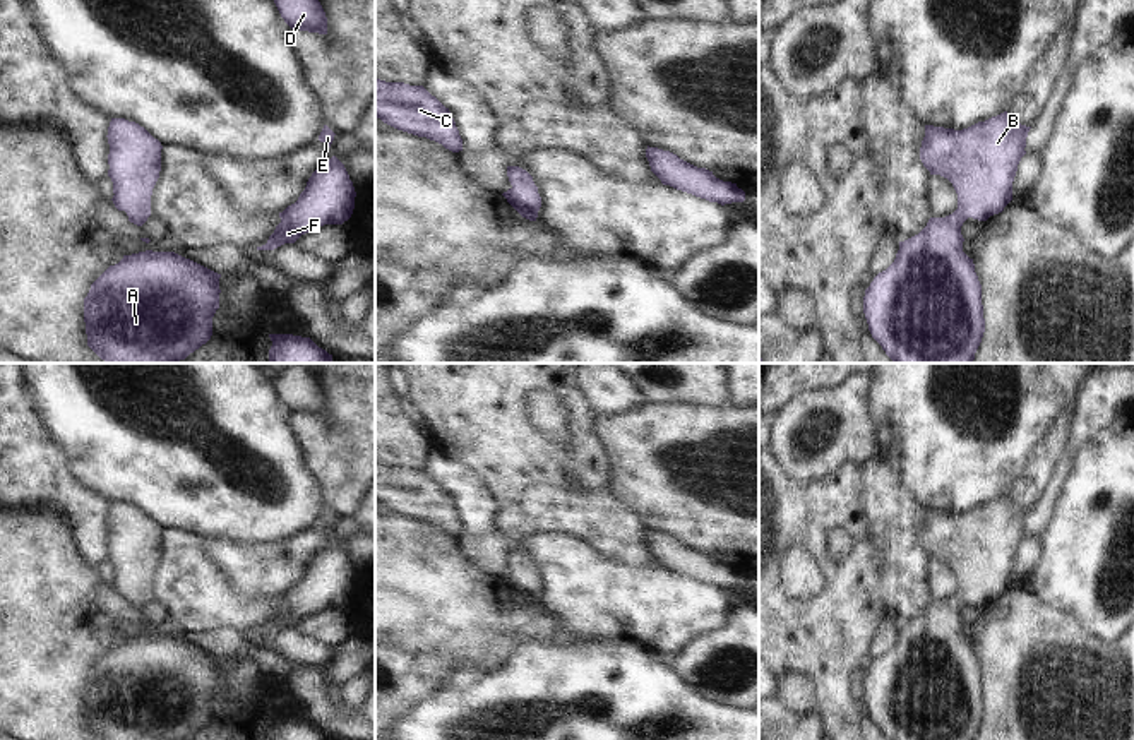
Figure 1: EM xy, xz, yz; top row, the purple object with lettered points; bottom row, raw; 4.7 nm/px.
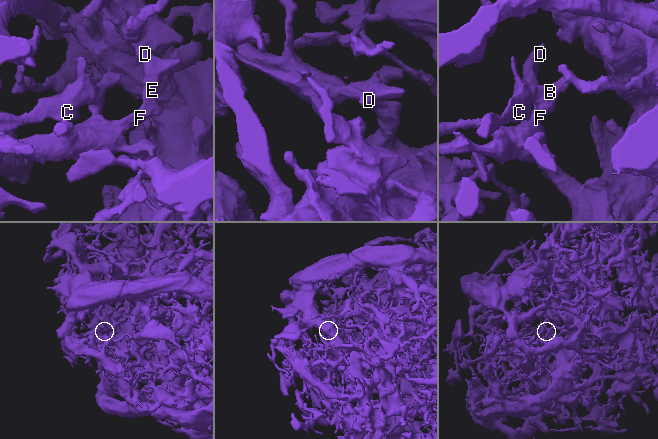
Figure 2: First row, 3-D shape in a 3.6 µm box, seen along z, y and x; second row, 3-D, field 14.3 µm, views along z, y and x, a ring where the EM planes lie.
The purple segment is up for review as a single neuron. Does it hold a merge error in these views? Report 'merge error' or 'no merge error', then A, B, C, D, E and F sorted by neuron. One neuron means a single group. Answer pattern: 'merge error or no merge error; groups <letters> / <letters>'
no merge error; groups A B C D E F

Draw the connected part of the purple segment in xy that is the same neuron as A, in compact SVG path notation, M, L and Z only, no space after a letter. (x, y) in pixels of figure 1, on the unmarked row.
M139 636L110 649L84 682L87 730L98 740L188 740L212 719L221 658L175 636Z

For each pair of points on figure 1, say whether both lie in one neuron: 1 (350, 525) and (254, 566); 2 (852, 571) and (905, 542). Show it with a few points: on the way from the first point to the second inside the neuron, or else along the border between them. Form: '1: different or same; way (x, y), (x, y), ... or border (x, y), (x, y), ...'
1: same; way (326, 537), (317, 537), (278, 566)
2: different; border (865, 518), (871, 538), (884, 562), (884, 595)

